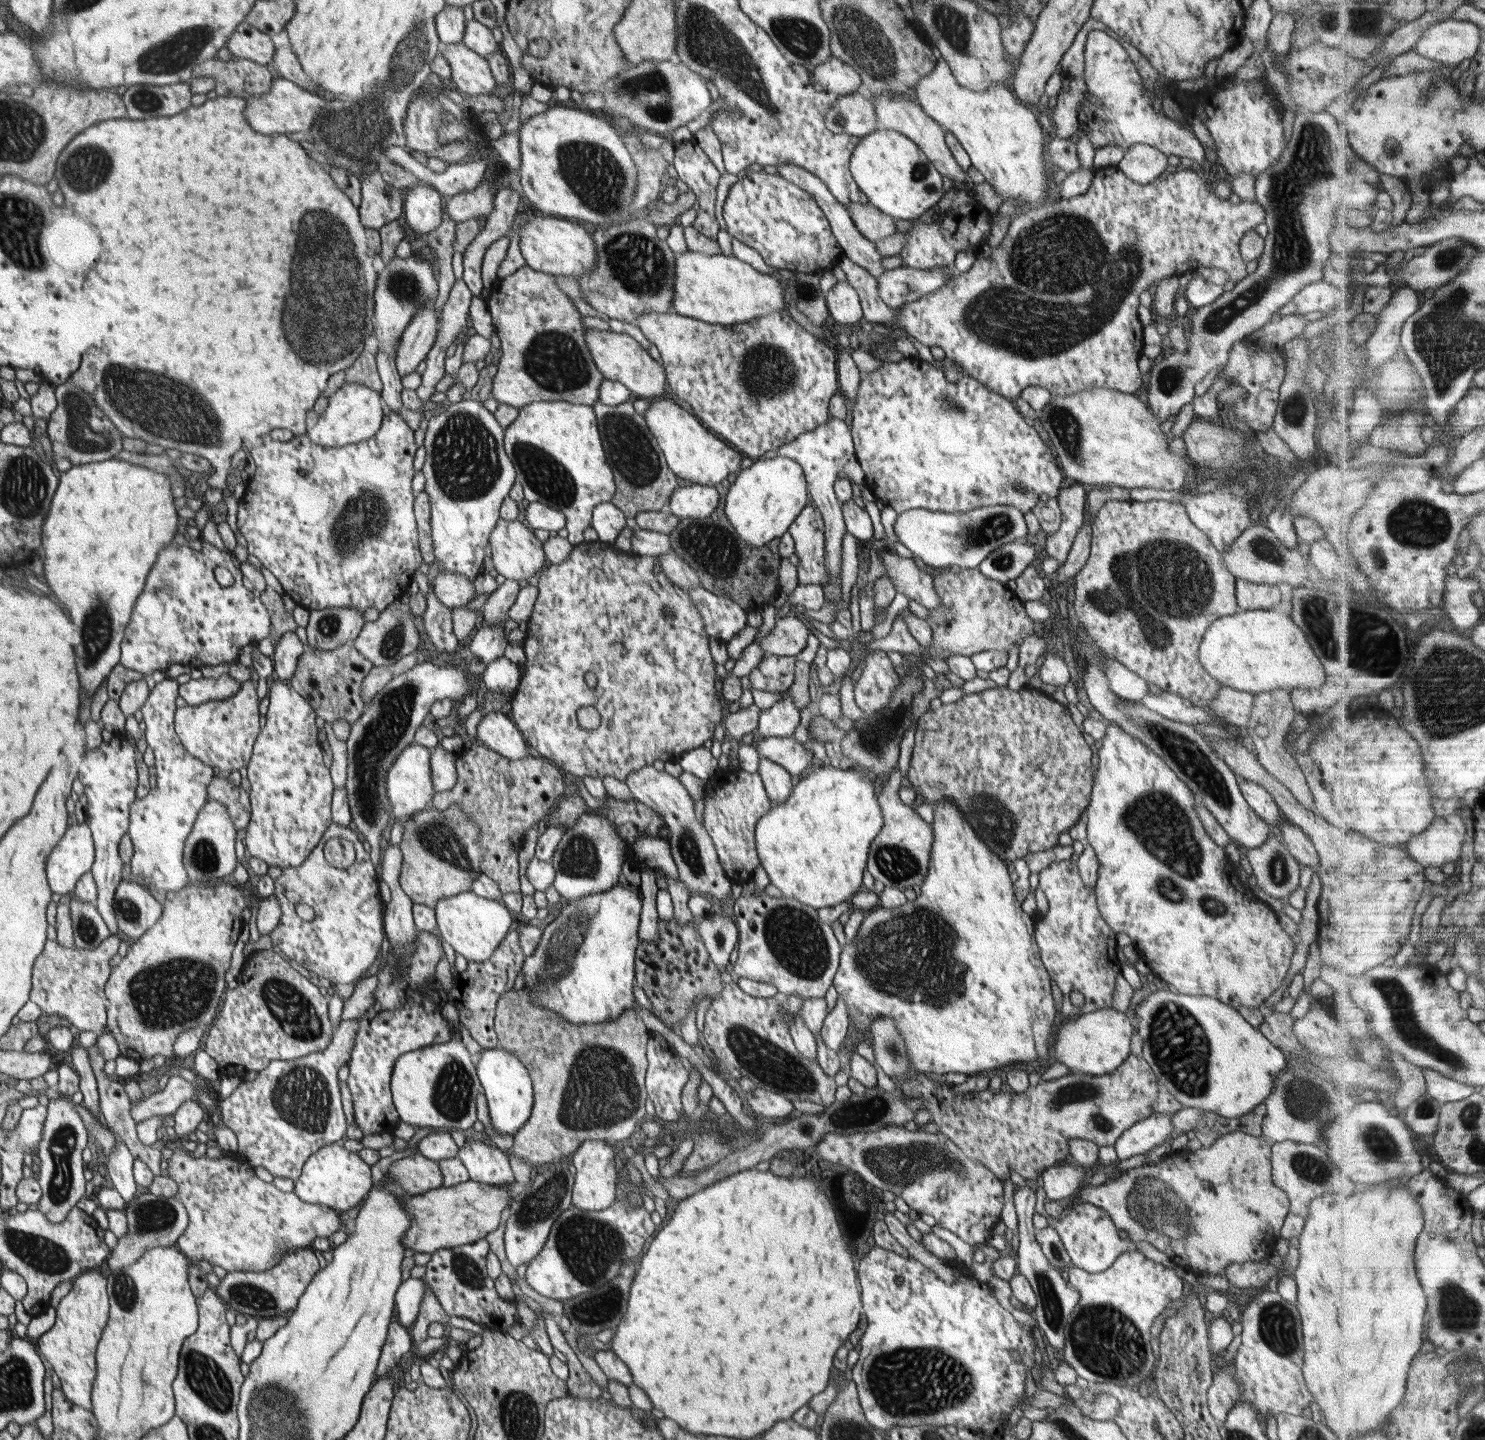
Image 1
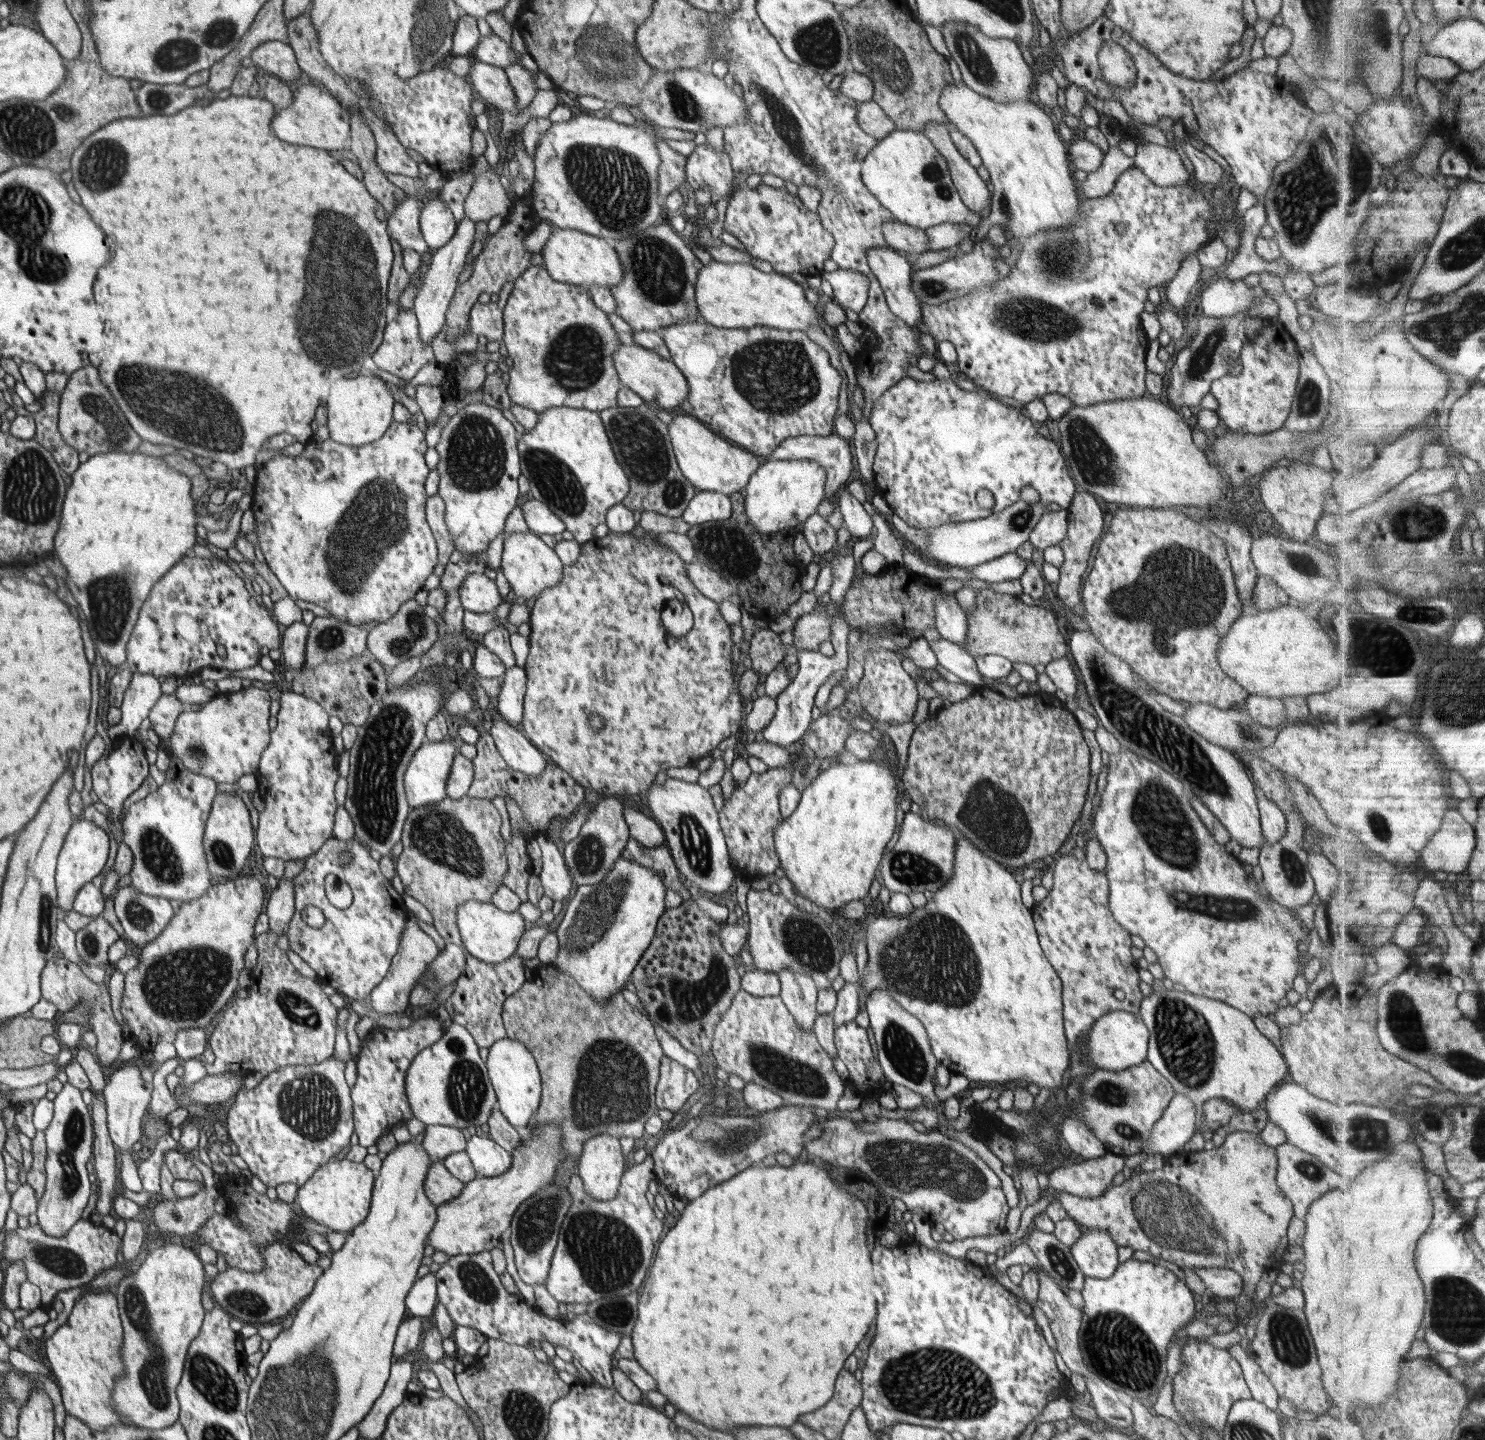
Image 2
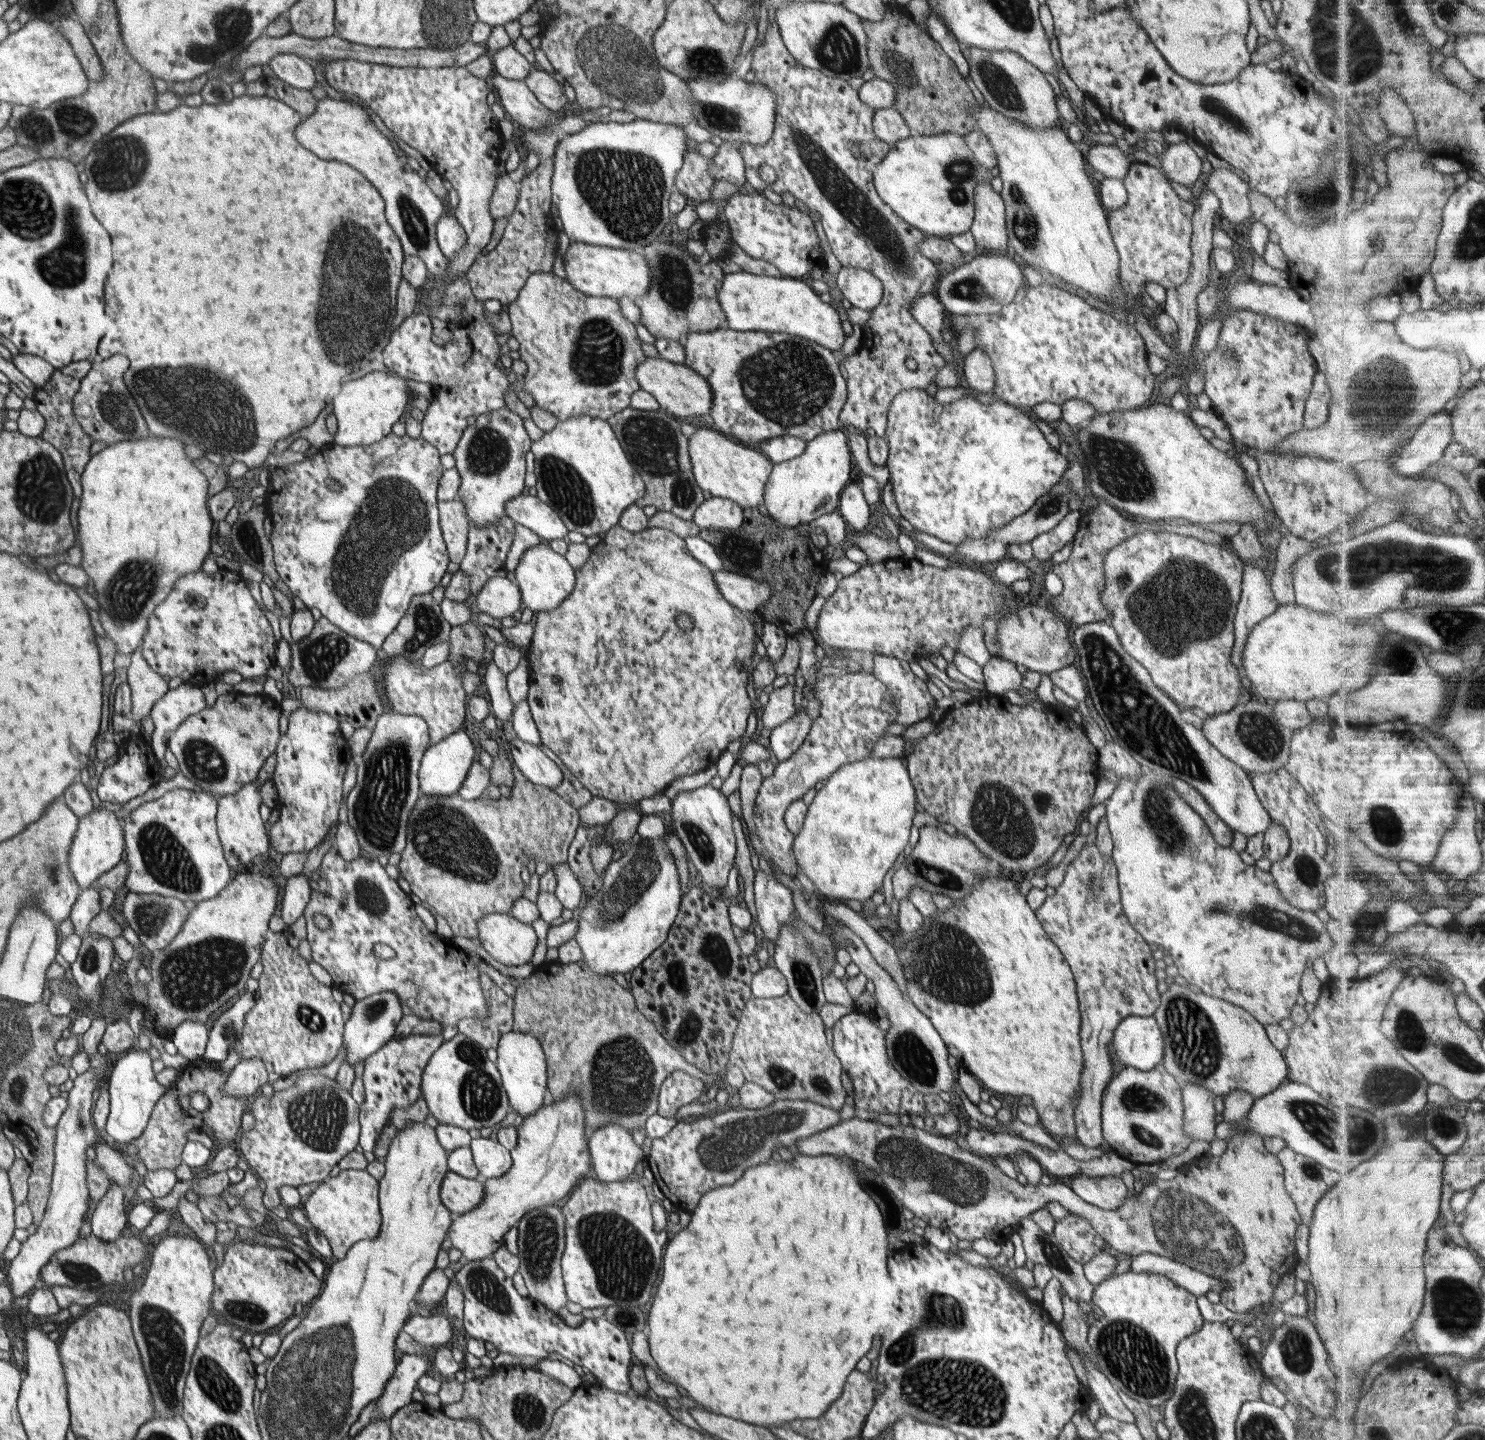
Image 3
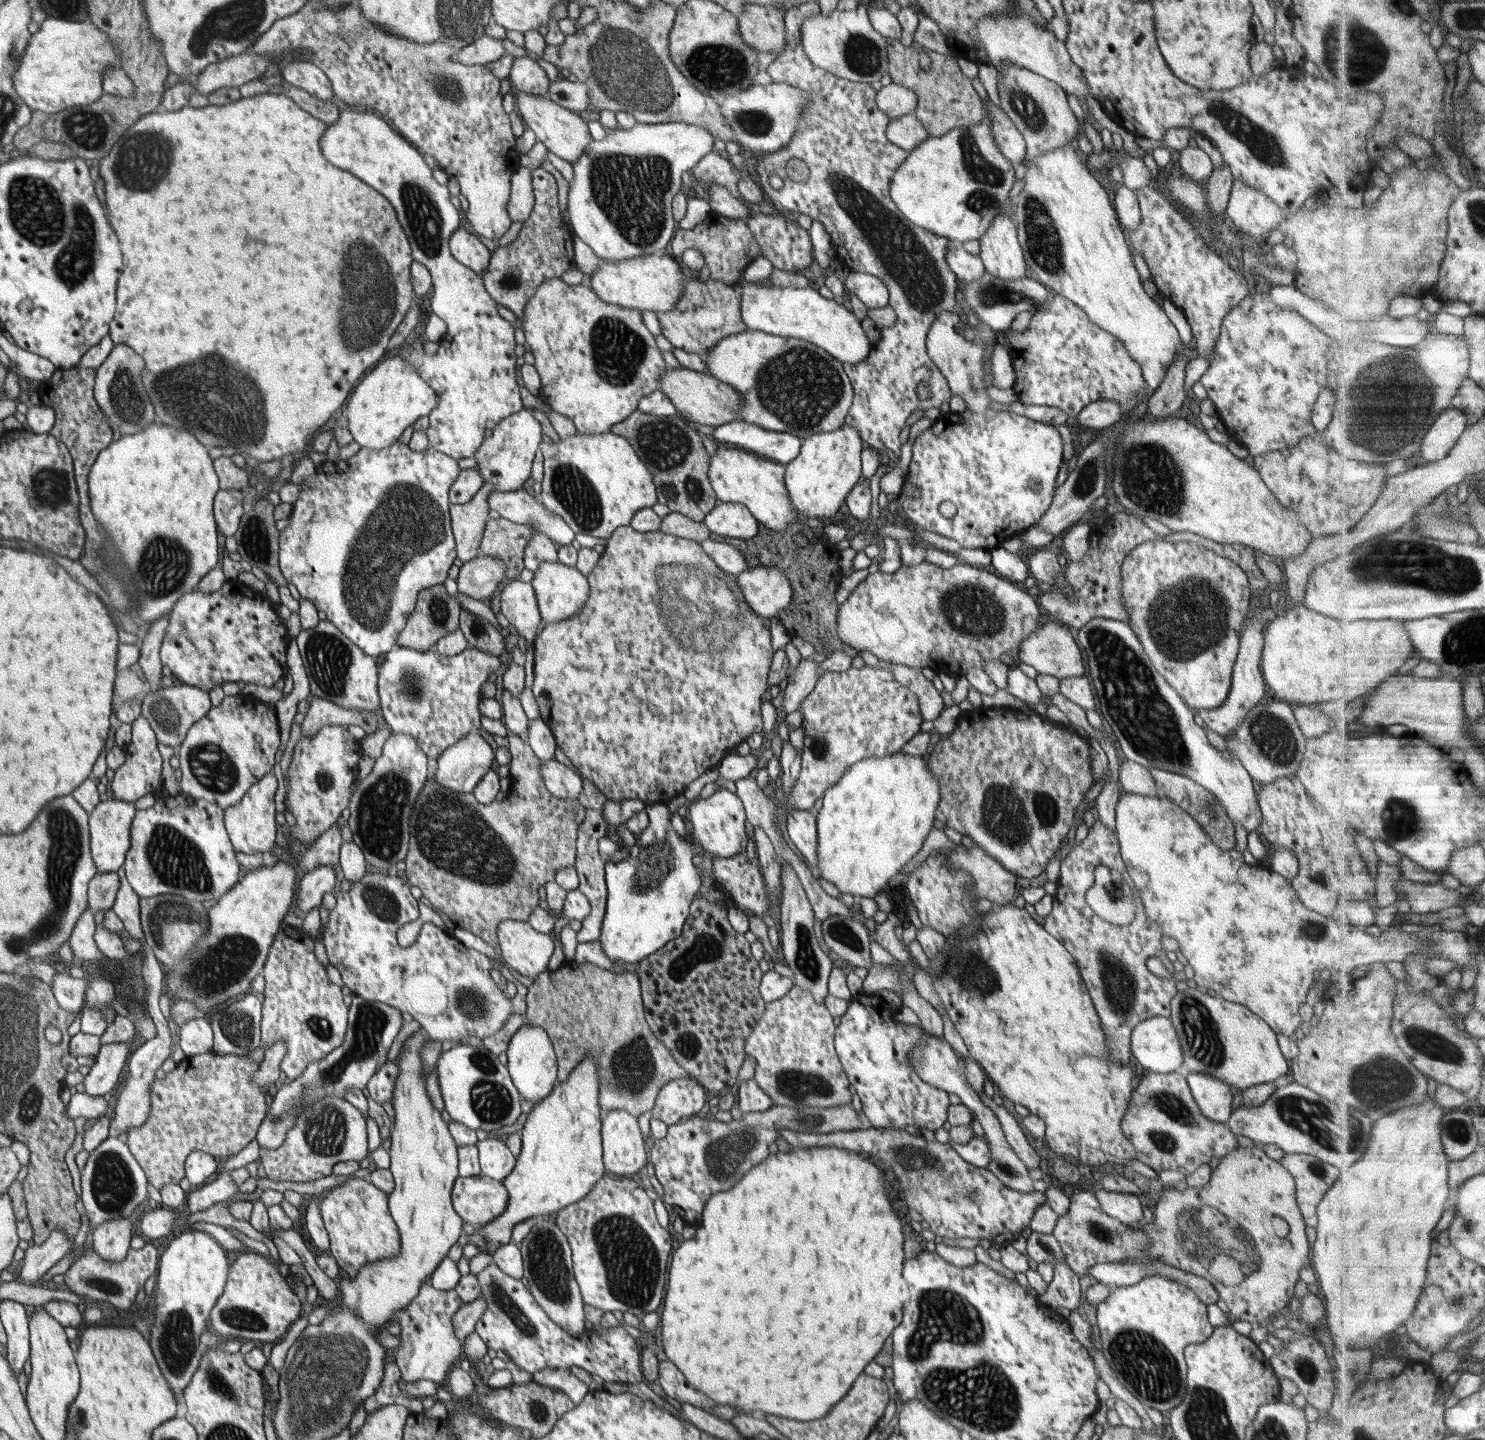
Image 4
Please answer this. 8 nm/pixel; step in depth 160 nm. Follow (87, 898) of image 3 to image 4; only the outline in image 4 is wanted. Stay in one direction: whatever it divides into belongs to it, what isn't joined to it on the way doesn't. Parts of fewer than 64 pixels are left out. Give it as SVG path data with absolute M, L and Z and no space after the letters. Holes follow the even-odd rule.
M88 908L76 923L75 930L67 943L71 946L73 956L77 961L97 960L102 961L104 954L98 950L94 942L94 930L96 921L95 914L92 913L92 908Z

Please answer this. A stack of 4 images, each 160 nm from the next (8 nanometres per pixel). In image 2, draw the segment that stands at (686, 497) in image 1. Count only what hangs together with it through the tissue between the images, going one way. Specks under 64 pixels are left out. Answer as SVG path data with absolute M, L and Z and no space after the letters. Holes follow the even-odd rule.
M701 491L695 493L682 513L682 518L691 526L715 520L728 520L732 514L732 502L728 495L720 492Z

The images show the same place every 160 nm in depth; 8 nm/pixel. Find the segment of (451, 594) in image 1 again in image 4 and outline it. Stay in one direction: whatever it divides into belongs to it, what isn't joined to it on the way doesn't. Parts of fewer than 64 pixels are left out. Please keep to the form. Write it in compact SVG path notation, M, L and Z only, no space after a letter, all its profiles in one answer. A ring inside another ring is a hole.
M520 578L514 579L506 584L500 600L500 612L511 624L511 632L519 634L528 643L533 643L543 625L532 583L522 582Z

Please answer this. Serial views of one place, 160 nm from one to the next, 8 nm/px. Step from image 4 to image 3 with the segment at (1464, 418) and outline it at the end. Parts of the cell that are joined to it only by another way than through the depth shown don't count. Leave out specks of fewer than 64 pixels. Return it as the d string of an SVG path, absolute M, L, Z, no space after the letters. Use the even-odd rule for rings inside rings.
M1442 411L1439 415L1432 415L1427 420L1427 424L1424 424L1414 437L1412 443L1408 444L1394 460L1395 467L1398 472L1402 473L1406 477L1423 477L1424 473L1433 467L1436 463L1439 463L1447 455L1447 450L1456 443L1456 430L1454 430L1454 413Z

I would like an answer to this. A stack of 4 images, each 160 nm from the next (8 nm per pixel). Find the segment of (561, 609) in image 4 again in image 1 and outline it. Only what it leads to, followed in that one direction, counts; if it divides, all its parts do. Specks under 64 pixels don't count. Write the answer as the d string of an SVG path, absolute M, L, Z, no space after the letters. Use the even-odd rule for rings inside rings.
M499 519L499 524L491 535L492 560L498 575L508 580L522 582L527 580L535 582L538 575L548 566L543 542L528 529L522 522L517 520Z

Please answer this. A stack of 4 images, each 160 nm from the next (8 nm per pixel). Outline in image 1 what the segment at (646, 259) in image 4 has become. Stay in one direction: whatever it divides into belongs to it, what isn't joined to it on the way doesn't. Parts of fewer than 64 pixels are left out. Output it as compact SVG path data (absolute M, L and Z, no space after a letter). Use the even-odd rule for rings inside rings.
M533 214L524 217L526 225L520 231L520 250L529 267L538 272L560 276L582 276L590 272L597 264L596 243L591 234L591 229L583 223L573 220L560 219L559 217L536 216Z

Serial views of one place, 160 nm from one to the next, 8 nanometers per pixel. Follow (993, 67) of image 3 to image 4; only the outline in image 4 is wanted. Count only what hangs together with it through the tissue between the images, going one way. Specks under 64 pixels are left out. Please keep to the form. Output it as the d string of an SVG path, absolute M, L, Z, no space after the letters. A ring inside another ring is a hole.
M1013 63L998 66L998 96L1002 110L1012 119L1022 133L1027 146L1027 156L1034 157L1073 144L1080 132L1081 122L1068 105L1065 91L1055 82Z

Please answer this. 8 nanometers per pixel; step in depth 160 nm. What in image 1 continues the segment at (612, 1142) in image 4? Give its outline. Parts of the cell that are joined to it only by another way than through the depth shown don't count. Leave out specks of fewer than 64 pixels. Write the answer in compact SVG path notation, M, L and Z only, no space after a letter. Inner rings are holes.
M587 1140L573 1154L575 1183L572 1189L572 1204L585 1211L600 1211L608 1208L618 1197L618 1182L614 1167L612 1143L603 1140Z

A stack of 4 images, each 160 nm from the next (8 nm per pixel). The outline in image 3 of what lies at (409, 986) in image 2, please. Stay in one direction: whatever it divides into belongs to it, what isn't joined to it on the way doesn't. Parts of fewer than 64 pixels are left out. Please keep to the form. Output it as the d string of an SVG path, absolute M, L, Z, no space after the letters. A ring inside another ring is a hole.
M380 992L366 999L355 999L352 1014L346 1022L346 1030L344 1030L346 1061L354 1068L357 1064L365 1064L368 1057L374 1055L376 1051L393 1039L394 1030L396 1030L398 1022L402 1020L402 1016L404 1016L402 1005L395 992Z

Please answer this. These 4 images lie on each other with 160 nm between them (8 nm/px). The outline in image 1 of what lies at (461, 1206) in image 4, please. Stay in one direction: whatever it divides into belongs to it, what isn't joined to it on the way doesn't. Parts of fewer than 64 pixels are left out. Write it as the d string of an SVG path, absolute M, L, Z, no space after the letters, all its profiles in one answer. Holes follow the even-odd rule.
M419 1152L410 1157L399 1157L390 1165L388 1177L401 1184L408 1195L424 1194L443 1186L443 1172L439 1161L430 1160Z

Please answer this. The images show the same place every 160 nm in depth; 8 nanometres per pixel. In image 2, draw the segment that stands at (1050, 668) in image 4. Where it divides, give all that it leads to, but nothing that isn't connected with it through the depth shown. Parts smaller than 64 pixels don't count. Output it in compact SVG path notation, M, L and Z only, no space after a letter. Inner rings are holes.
M990 588L976 590L976 592L978 596L973 599L973 602L978 607L976 607L976 611L967 614L967 636L965 636L967 640L960 644L972 656L1000 655L1012 662L1024 662L1030 666L1036 666L1036 664L1046 666L1057 658L1069 656L1070 648L1058 629L1055 614L1050 610L1038 605L1026 605L1020 601L1018 596L995 592Z

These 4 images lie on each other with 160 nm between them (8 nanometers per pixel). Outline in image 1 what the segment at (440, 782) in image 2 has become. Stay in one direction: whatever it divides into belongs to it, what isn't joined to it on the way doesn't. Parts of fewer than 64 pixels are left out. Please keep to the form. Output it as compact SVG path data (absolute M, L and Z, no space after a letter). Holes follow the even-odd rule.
M412 742L395 760L388 774L386 774L386 794L390 800L390 812L396 820L410 818L416 812L428 809L435 796L430 773L431 749Z

